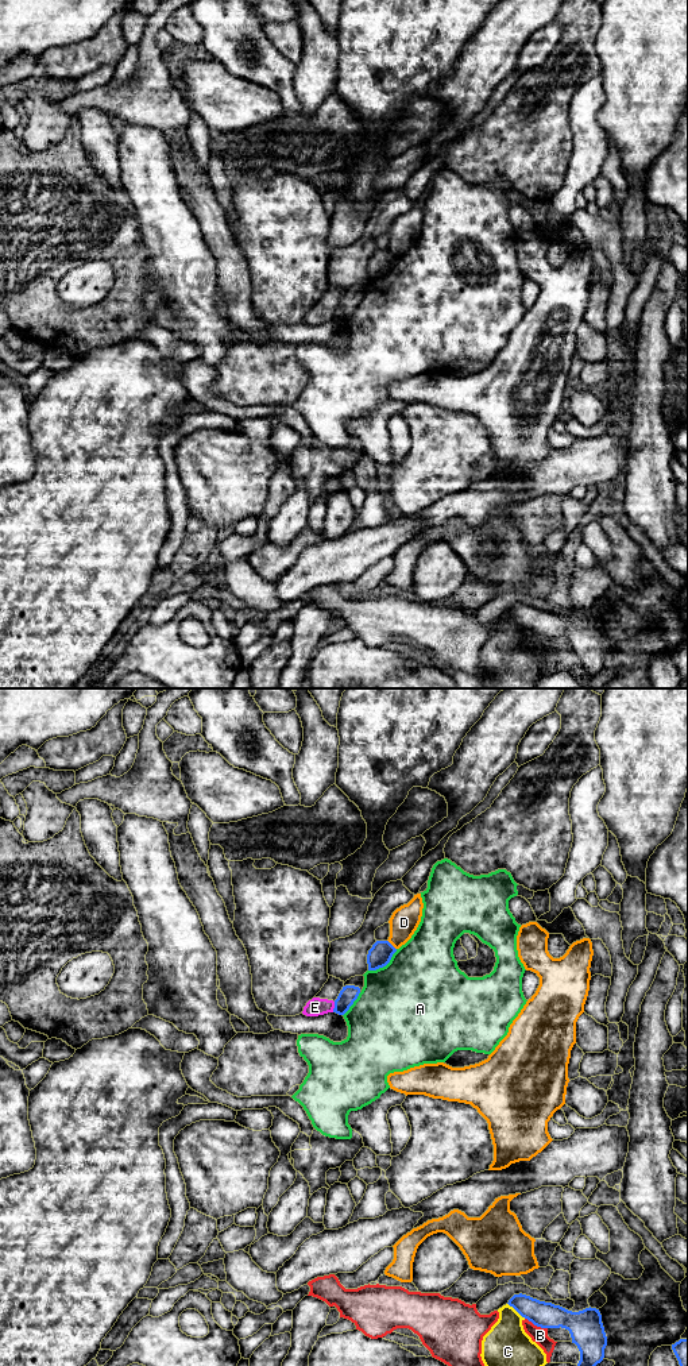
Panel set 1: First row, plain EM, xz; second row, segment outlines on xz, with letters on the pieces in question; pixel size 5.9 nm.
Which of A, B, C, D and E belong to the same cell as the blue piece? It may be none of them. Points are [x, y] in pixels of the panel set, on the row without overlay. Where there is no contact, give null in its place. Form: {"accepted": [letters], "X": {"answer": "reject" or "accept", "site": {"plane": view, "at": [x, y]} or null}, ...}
{"accepted": [], "A": {"answer": "reject", "site": {"plane": "xz", "at": [385, 274]}}, "B": {"answer": "reject", "site": {"plane": "xz", "at": [536, 633]}}, "C": {"answer": "reject", "site": {"plane": "xz", "at": [517, 620]}}, "D": {"answer": "reject", "site": {"plane": "xz", "at": [391, 254]}}, "E": {"answer": "reject", "site": {"plane": "xz", "at": [335, 316]}}}

